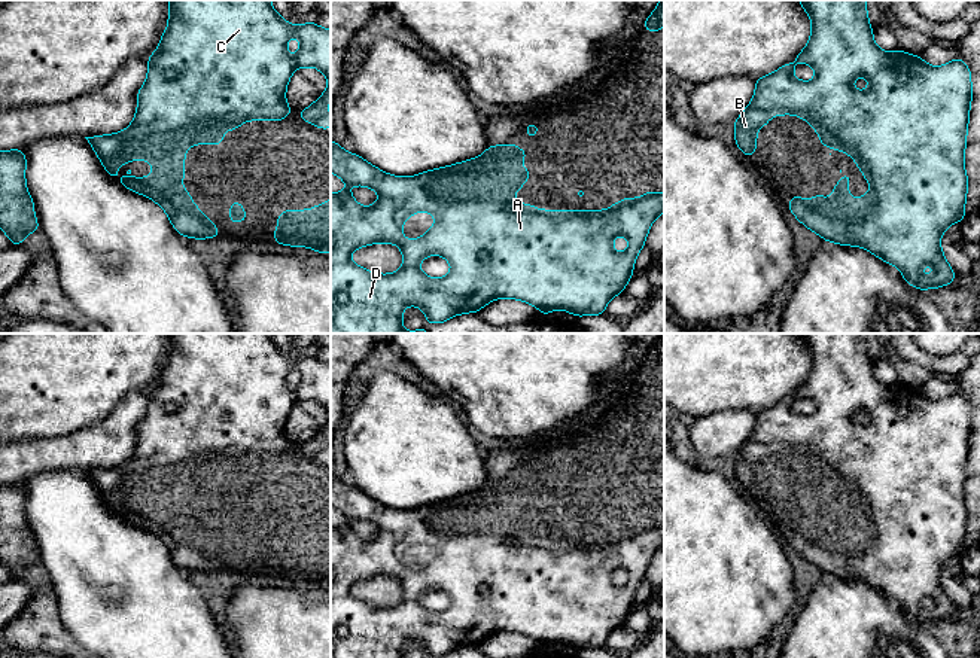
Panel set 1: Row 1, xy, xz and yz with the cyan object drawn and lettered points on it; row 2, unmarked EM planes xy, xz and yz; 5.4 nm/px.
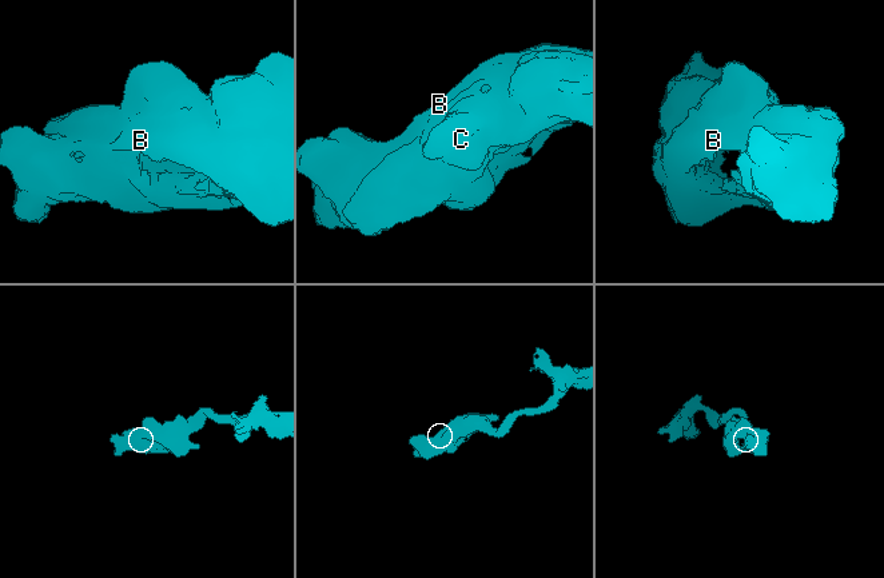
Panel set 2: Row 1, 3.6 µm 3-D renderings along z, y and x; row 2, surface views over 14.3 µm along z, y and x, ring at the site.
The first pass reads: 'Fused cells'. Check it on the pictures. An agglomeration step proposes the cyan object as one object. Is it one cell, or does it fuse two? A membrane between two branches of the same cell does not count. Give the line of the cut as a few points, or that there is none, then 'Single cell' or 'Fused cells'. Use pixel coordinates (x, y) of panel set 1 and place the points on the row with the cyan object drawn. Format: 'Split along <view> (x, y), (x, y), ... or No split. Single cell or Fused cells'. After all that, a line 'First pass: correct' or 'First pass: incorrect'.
No split. Single cell
First pass: incorrect

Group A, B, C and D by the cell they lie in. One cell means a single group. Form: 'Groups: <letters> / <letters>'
Groups: A B C D

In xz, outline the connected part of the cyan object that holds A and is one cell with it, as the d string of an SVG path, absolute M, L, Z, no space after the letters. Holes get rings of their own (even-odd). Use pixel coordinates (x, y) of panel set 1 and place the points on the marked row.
M331 140L331 173L343 179L347 188L331 194L331 333L427 333L427 328L419 330L402 329L402 313L408 305L419 307L429 325L444 323L457 314L478 313L494 299L521 299L535 305L544 316L553 310L566 310L575 317L602 316L608 302L624 292L633 275L634 261L645 246L652 222L664 211L664 192L645 192L640 198L624 198L609 210L538 210L535 205L520 204L512 194L530 179L530 170L520 162L529 155L518 144L489 146L474 159L457 162L420 173L413 177L396 177L375 168L357 153L346 152ZM350 186L366 186L380 194L380 199L369 207L356 202ZM417 211L427 211L436 217L436 223L420 238L402 237L402 225ZM617 235L629 238L630 246L624 253L612 249ZM375 243L396 244L404 256L404 265L393 274L375 274L350 261L353 250ZM429 255L445 258L451 271L444 278L424 275L419 265Z

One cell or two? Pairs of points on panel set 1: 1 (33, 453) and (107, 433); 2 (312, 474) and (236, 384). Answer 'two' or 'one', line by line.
1: one
2: one

